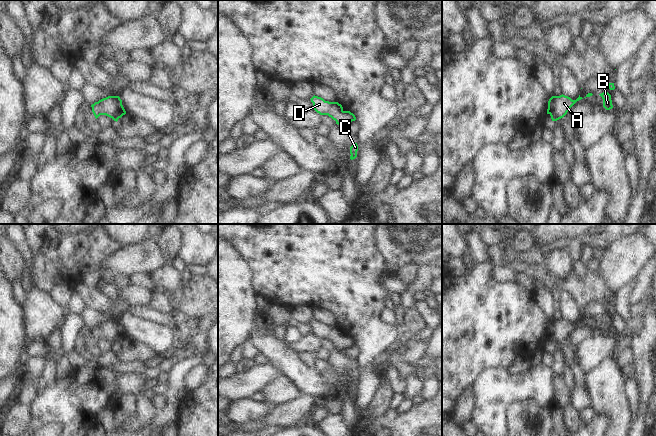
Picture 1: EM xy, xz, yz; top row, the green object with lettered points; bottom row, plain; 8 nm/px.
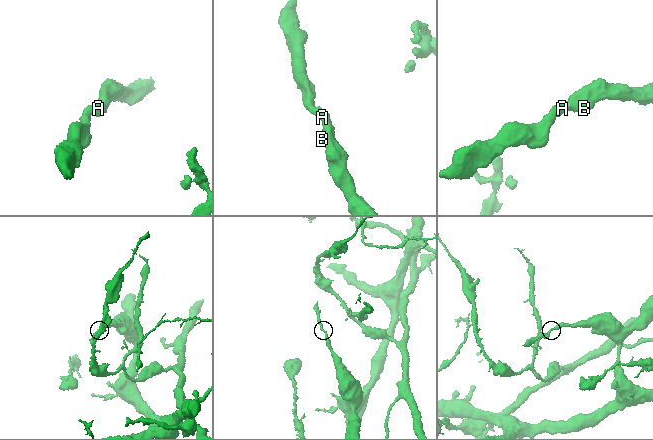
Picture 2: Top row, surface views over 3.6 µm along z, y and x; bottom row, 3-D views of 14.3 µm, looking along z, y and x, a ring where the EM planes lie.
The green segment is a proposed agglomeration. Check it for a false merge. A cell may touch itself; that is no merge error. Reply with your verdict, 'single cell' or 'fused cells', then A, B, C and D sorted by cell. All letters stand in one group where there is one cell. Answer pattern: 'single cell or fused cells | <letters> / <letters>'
single cell | A B C D

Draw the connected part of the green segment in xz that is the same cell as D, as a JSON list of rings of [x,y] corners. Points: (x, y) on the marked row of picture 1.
[[[313,96],[311,99],[313,109],[320,115],[328,115],[336,124],[345,127],[347,124],[356,120],[356,117],[350,111],[344,111],[341,104],[338,102],[325,101],[323,98]]]

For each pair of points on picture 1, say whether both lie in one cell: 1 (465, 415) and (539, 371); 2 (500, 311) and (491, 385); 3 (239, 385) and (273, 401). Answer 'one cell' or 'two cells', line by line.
1: two cells
2: two cells
3: two cells

